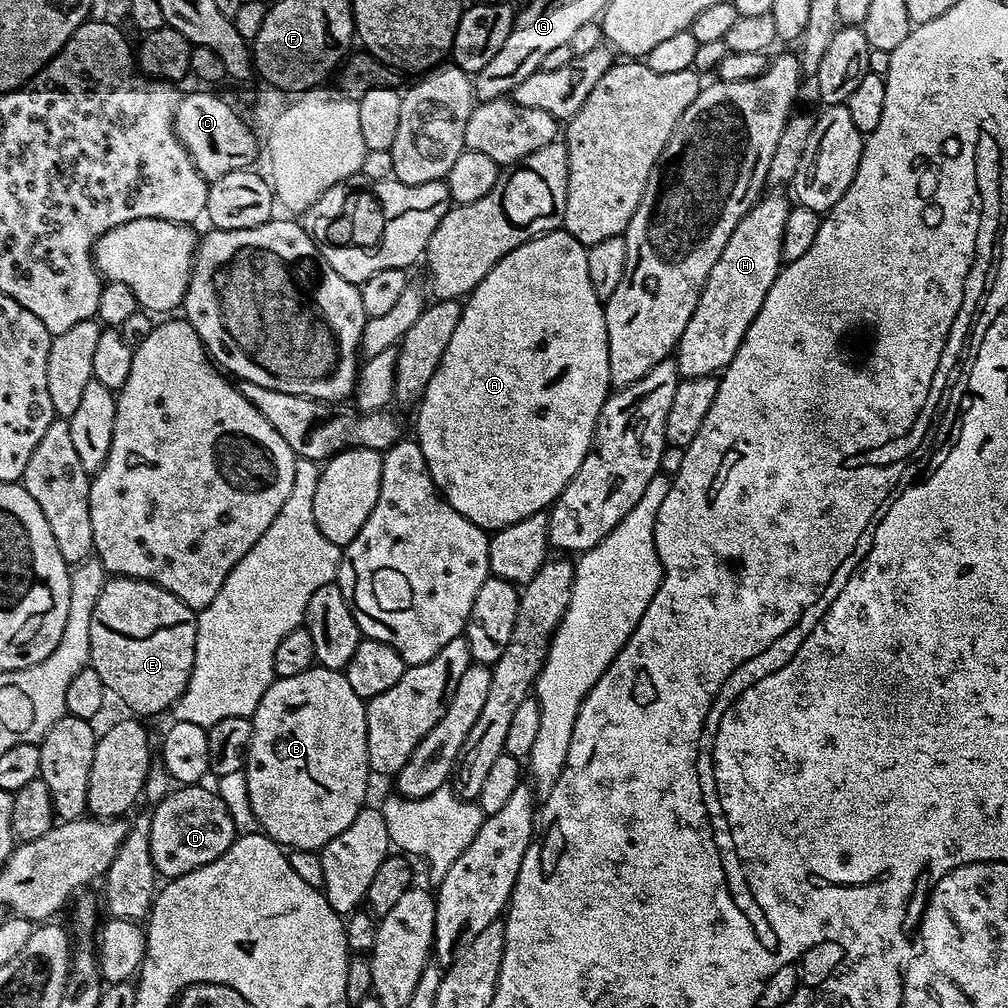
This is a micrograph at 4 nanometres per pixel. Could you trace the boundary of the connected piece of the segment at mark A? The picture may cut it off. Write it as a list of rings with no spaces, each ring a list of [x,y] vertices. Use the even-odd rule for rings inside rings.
[[[563,230],[547,232],[545,236],[535,236],[527,240],[518,250],[510,250],[506,258],[502,258],[478,282],[473,292],[468,293],[463,301],[458,327],[450,338],[450,346],[446,346],[446,354],[438,362],[438,370],[434,370],[434,378],[420,399],[416,416],[416,433],[414,439],[419,444],[428,472],[436,483],[437,489],[458,514],[470,518],[479,528],[495,530],[505,528],[514,522],[522,522],[522,518],[530,518],[530,514],[538,514],[551,509],[560,499],[562,490],[578,474],[578,466],[586,458],[592,448],[592,439],[596,433],[598,414],[610,395],[610,354],[608,353],[608,331],[604,317],[604,304],[594,294],[594,286],[590,286],[590,266],[588,265],[588,248],[578,238]]]

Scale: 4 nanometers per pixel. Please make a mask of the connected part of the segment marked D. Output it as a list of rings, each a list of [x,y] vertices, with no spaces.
[[[200,784],[177,787],[151,809],[150,858],[164,878],[190,874],[226,854],[236,840],[238,829],[228,804],[216,792]]]

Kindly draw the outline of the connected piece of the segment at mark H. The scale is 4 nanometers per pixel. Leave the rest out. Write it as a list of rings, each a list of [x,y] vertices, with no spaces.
[[[768,190],[761,195],[742,222],[734,226],[730,242],[722,249],[722,258],[714,262],[714,270],[710,270],[710,278],[706,278],[706,286],[702,286],[698,306],[694,306],[694,314],[690,322],[686,322],[686,330],[682,330],[682,338],[676,346],[674,359],[681,377],[723,373],[742,338],[746,338],[750,322],[754,322],[758,310],[762,310],[762,302],[766,302],[766,294],[770,286],[774,286],[784,260],[782,234],[790,200],[780,192],[783,191]]]

